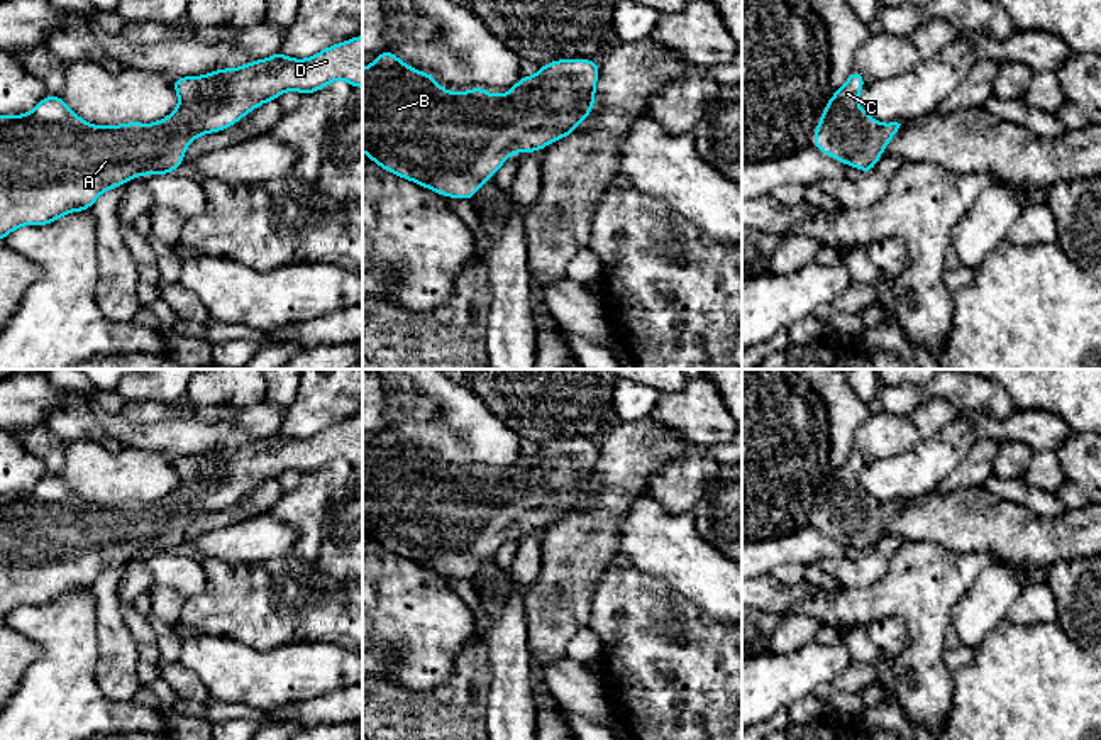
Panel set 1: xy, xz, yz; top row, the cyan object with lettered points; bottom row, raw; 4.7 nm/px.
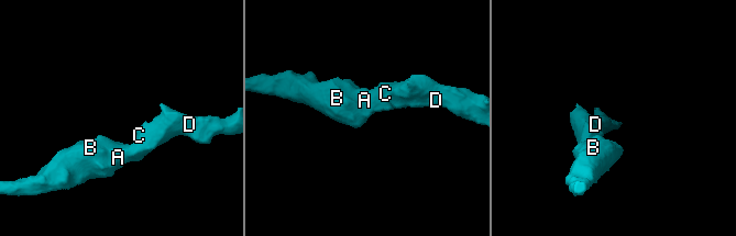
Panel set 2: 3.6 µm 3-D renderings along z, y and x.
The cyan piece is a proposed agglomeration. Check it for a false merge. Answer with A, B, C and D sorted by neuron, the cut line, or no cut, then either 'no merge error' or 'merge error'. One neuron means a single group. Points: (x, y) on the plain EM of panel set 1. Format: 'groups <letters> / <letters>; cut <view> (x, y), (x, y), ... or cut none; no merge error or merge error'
groups A B C D; cut none; no merge error

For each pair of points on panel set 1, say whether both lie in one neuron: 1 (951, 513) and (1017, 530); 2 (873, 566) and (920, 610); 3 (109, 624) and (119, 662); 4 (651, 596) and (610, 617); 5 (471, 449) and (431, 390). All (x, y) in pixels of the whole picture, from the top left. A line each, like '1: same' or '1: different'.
1: same
2: different
3: same
4: same
5: same

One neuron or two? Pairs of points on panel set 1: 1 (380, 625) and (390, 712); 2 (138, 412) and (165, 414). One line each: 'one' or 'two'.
1: two
2: one

